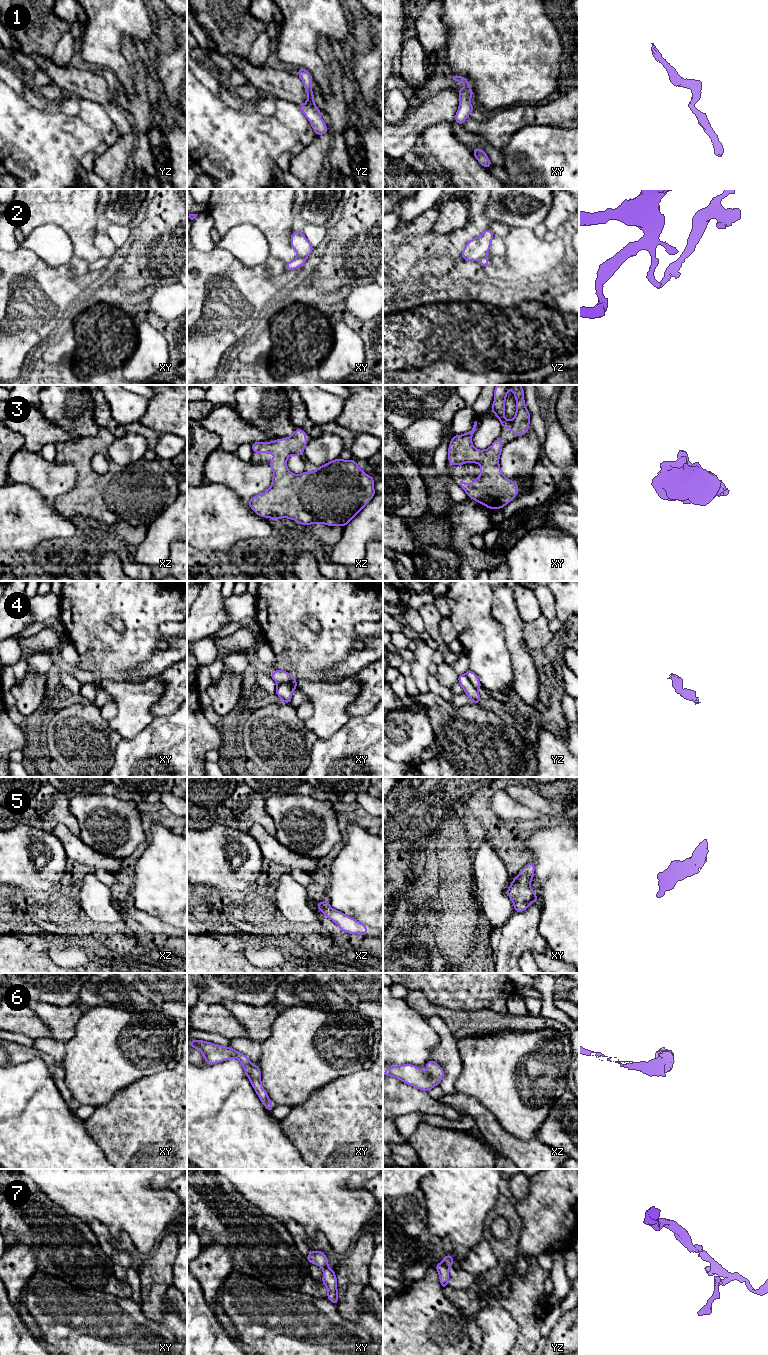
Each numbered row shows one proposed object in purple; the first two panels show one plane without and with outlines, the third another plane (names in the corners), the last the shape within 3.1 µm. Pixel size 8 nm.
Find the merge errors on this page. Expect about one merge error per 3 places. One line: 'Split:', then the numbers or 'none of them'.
Split: 2, 4, 7

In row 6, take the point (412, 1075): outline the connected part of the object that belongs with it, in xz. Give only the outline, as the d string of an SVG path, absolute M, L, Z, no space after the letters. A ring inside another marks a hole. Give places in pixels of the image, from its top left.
M431 1059L426 1063L426 1069L430 1074L429 1076L419 1067L411 1064L386 1068L383 1074L396 1077L408 1085L428 1092L434 1086L439 1086L439 1082L444 1077L444 1070Z

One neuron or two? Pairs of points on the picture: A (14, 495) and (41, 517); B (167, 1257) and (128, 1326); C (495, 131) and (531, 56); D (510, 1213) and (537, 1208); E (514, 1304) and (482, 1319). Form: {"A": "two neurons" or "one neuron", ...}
{"A": "one neuron", "B": "two neurons", "C": "two neurons", "D": "two neurons", "E": "two neurons"}

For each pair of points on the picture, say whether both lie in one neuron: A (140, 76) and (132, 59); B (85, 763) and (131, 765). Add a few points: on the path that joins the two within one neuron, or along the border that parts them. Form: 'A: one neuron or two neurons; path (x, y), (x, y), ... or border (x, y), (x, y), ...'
A: one neuron; path (139, 72), (135, 63)
B: two neurons; border (120, 741), (116, 747), (114, 763), (111, 766)

